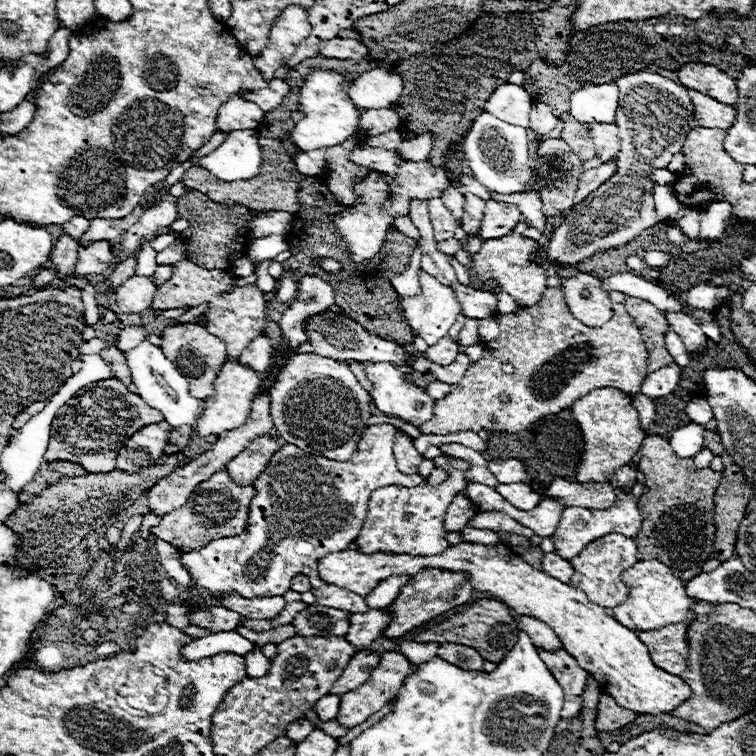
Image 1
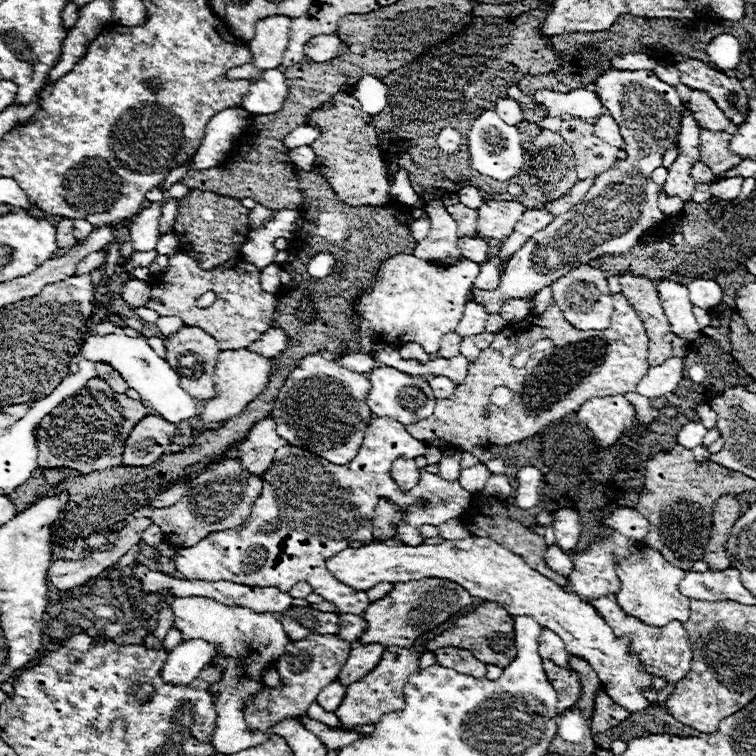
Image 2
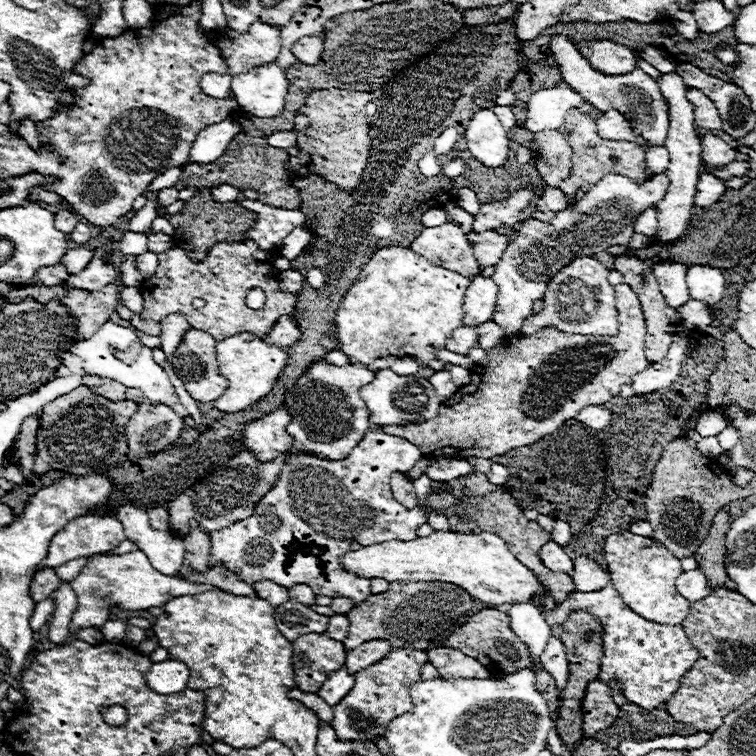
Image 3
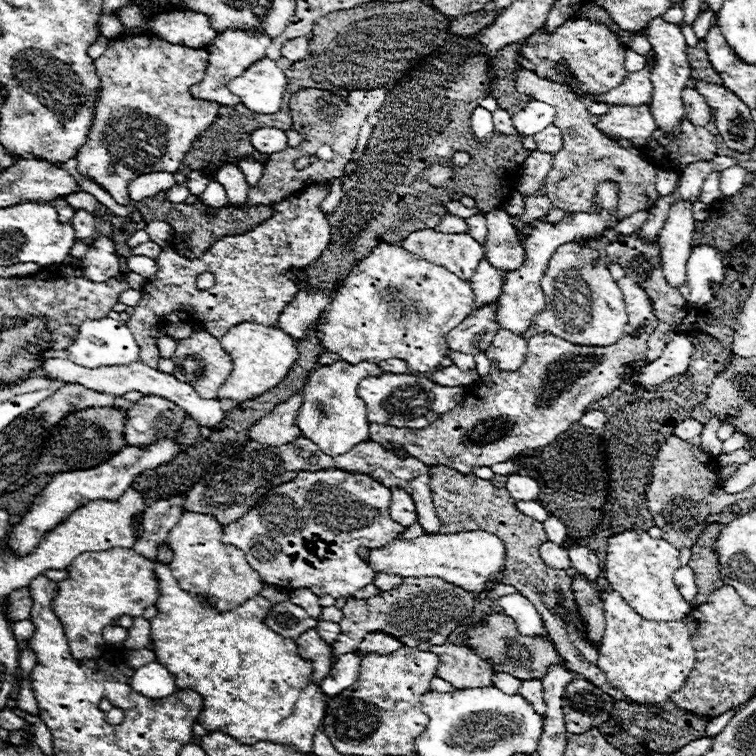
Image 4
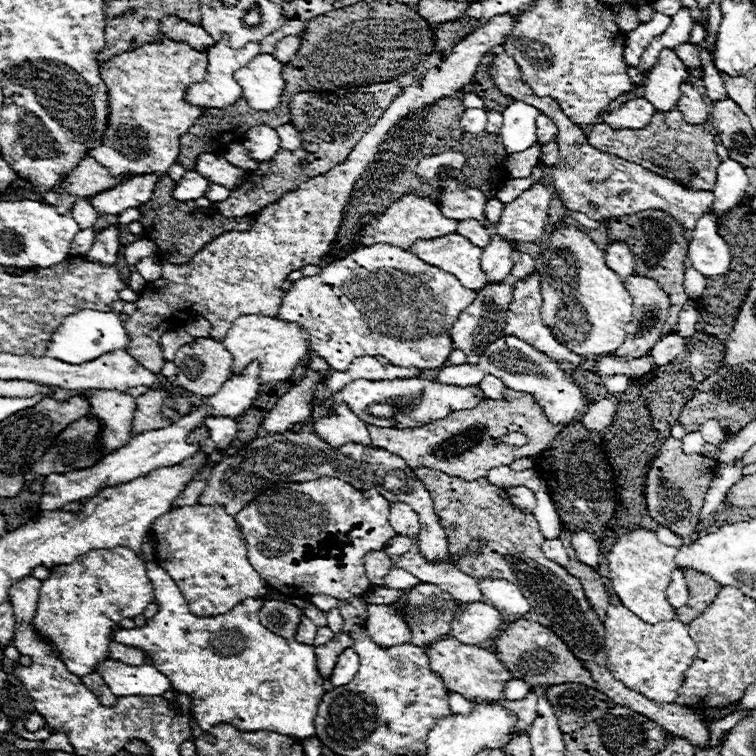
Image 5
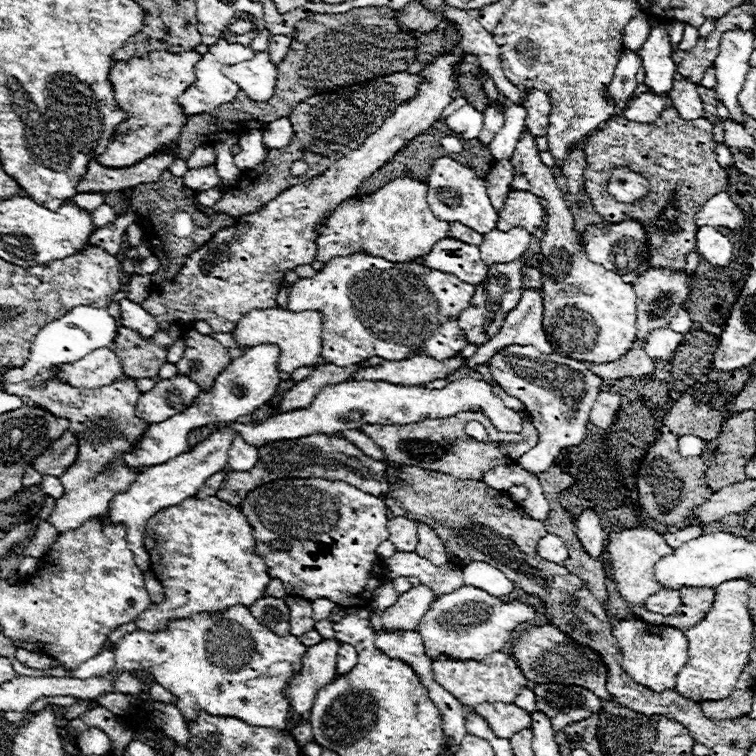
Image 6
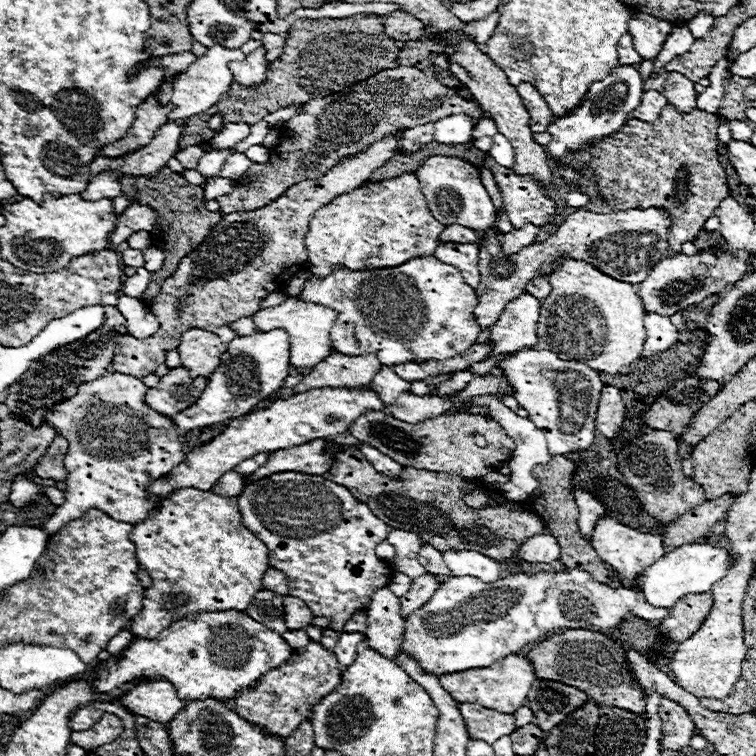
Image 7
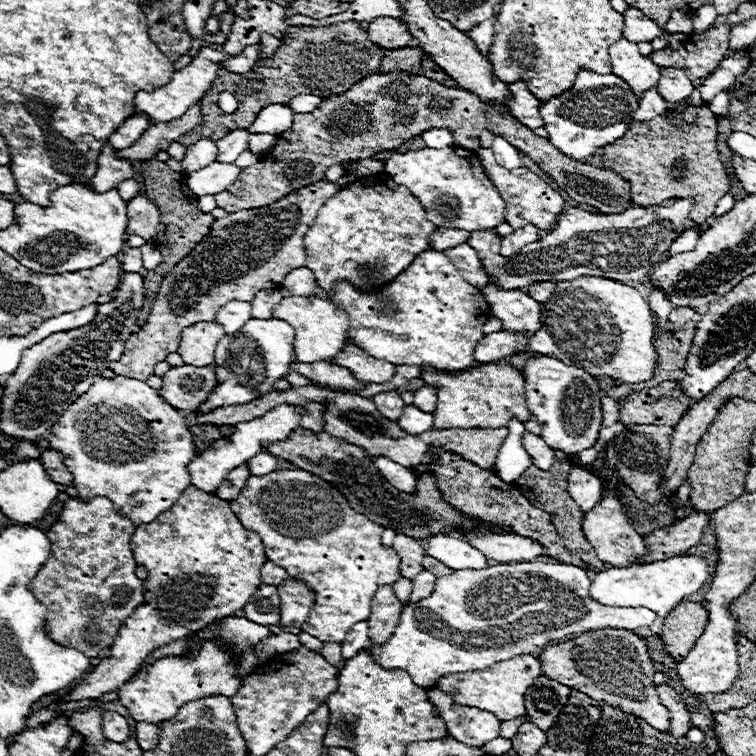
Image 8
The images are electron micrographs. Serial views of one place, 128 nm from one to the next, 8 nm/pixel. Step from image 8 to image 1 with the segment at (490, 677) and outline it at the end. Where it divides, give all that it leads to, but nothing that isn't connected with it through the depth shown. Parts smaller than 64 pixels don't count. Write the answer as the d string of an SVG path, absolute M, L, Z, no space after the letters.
M440 644L438 652L440 658L464 668L464 670L482 670L482 656L478 654L478 650L470 648L470 646L462 646L462 644Z

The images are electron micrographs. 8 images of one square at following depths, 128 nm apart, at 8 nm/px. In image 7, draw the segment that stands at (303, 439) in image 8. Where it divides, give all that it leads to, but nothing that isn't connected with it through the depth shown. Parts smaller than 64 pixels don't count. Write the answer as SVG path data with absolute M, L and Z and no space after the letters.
M348 446L342 454L338 454L336 464L332 466L330 474L326 474L326 478L346 486L354 494L354 498L358 498L360 502L366 502L370 506L370 510L374 510L374 514L378 514L378 518L382 518L388 526L416 532L422 538L422 542L430 542L440 552L444 552L444 550L476 550L476 552L480 552L492 560L498 560L498 562L512 560L512 558L516 558L516 562L518 562L520 546L530 536L538 536L538 534L546 532L542 520L536 514L510 510L502 498L494 498L494 506L484 506L484 508L466 506L464 494L470 494L476 490L476 484L472 480L450 476L446 472L430 472L430 470L418 470L418 468L404 468L400 478L388 478L388 476L380 474L378 470L374 470L374 466L354 446Z

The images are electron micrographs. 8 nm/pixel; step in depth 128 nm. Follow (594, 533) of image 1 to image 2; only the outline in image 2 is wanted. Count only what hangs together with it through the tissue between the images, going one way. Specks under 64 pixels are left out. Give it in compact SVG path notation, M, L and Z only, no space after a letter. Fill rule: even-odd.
M616 508L610 516L602 518L602 524L634 540L644 540L648 534L648 522L634 508ZM558 510L556 512L556 520L554 520L554 534L556 534L556 544L566 550L566 552L574 552L576 544L580 540L582 534L582 524L580 524L580 516L576 510Z

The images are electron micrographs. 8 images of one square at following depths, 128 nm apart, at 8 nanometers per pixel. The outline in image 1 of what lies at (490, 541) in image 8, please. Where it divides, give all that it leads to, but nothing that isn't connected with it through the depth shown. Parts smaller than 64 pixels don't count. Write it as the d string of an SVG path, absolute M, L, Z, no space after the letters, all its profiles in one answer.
M554 552L542 558L542 570L546 570L546 574L550 574L552 578L558 578L560 582L570 582L570 578L574 576L572 564L568 560L562 560Z

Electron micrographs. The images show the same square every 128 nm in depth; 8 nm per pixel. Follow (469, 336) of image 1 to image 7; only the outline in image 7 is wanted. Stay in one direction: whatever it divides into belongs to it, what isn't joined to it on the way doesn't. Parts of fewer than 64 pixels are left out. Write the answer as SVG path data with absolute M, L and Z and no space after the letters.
M522 226L522 228L514 228L512 232L500 232L498 240L502 244L502 252L512 254L512 252L520 252L522 248L534 244L534 238L538 234L538 226Z

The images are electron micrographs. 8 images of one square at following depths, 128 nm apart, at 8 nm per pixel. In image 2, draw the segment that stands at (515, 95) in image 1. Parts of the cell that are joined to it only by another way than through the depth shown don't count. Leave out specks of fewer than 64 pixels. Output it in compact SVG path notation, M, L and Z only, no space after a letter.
M510 96L500 98L500 100L496 102L496 108L494 108L494 110L498 112L498 116L500 116L504 122L510 122L510 124L522 122L522 106L520 106L518 100L514 100L514 98L510 98Z

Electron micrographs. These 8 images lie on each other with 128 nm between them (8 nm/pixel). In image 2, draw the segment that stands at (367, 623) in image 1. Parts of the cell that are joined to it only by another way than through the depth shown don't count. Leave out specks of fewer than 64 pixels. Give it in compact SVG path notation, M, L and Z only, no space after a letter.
M342 614L340 618L340 632L338 638L346 638L346 642L354 644L360 640L362 632L366 630L366 620L356 614Z

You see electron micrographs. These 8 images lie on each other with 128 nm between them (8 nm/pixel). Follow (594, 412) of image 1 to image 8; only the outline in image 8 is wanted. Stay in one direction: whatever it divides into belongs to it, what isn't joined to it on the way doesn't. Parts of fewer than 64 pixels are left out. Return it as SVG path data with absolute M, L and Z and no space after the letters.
M605 395L601 399L601 410L603 427L619 422L619 404L617 400Z

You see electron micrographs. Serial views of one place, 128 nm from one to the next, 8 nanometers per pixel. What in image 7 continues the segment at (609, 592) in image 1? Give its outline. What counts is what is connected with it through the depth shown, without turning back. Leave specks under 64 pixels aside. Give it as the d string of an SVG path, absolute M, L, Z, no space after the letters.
M574 492L574 500L576 500L576 506L580 510L580 516L578 516L578 526L580 526L580 532L584 536L584 540L592 542L592 532L594 532L594 526L596 522L604 516L604 508L602 504L588 492Z

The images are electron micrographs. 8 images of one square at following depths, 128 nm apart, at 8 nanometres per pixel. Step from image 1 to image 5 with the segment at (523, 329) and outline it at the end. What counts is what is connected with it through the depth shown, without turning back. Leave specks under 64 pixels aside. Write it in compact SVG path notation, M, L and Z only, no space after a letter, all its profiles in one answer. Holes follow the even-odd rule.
M630 276L624 280L624 286L628 290L628 294L632 296L632 322L626 328L626 340L624 344L614 350L610 356L616 358L642 358L648 354L648 350L656 344L662 324L668 318L668 304L670 298L668 294L658 286L658 282L654 282L652 278L642 278L642 276ZM504 388L504 398L500 400L484 398L476 408L452 412L446 418L422 428L382 430L378 426L368 426L368 432L372 446L398 454L408 466L434 466L436 470L458 478L482 478L486 476L486 470L494 466L506 466L518 458L528 458L546 450L548 444L562 432L562 424L552 424L532 394ZM512 432L524 434L528 442L524 446L504 444L500 438Z

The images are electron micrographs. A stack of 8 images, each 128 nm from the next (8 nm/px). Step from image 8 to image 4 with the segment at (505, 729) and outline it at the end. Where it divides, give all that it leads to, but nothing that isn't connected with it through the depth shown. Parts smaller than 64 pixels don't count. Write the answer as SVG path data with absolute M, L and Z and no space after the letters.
M496 672L492 682L494 682L494 686L498 686L498 690L506 690L508 694L514 694L514 690L518 690L522 684L522 680L518 680L506 672Z

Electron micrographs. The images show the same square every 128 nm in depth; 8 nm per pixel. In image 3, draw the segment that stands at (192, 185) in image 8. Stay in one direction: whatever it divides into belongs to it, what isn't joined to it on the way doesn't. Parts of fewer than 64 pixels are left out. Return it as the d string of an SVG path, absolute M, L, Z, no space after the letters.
M294 130L290 132L276 132L272 136L268 136L268 144L274 146L274 148L292 148L296 146L296 140L298 140L298 134Z

